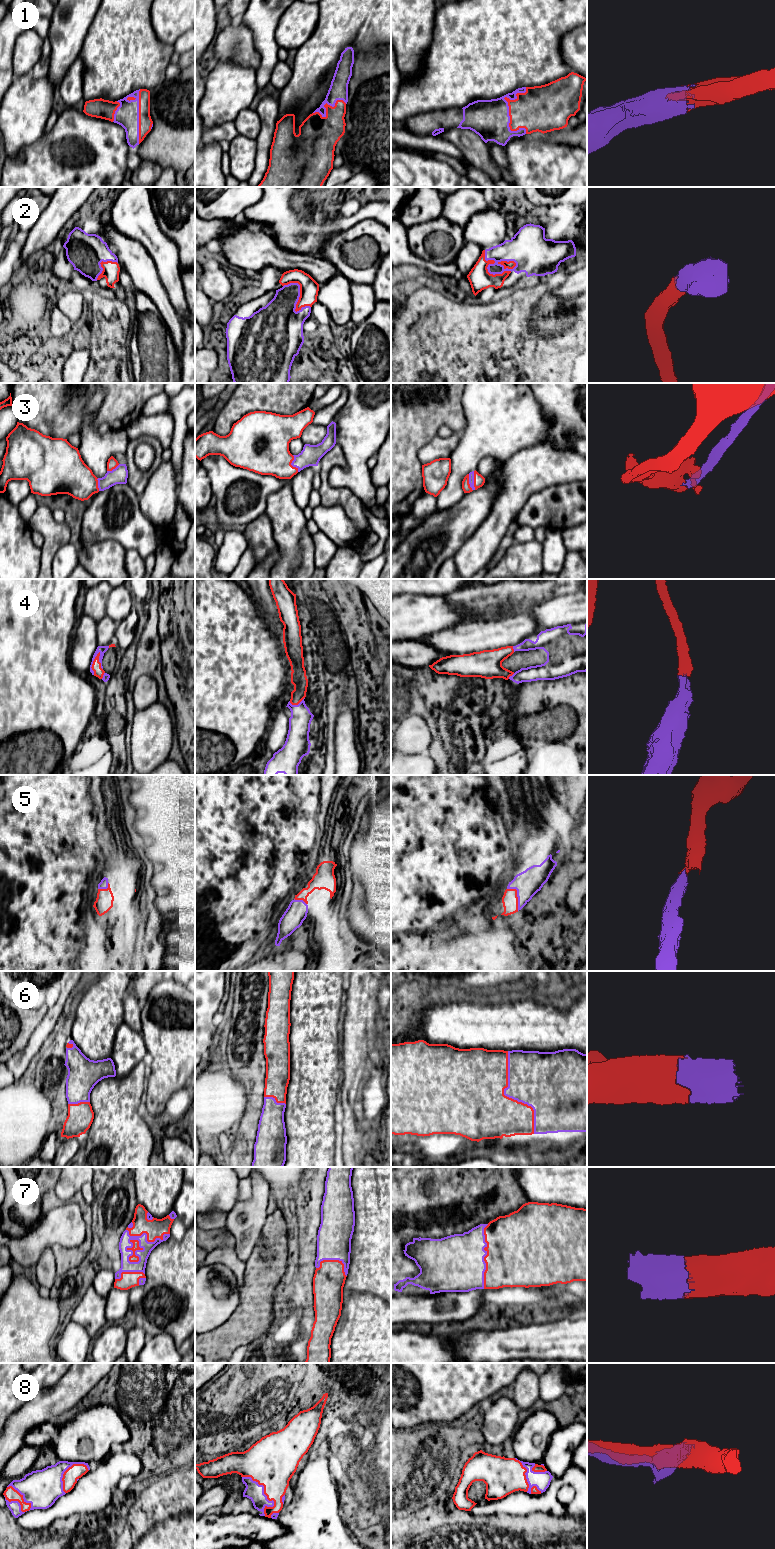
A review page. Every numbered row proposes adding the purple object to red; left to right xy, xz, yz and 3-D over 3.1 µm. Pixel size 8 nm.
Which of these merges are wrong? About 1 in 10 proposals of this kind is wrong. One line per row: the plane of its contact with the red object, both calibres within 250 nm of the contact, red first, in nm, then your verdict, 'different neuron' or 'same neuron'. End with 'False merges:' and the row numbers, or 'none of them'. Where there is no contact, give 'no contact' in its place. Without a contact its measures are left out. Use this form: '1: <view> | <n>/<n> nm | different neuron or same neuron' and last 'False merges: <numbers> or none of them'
1: yz | 340/320 nm | same neuron
2: yz | 170/180 nm | same neuron
3: xz | 400/160 nm | same neuron
4: xy | 80/60 nm | same neuron
5: yz | 130/200 nm | same neuron
6: yz | 460/420 nm | same neuron
7: xy | 60/100 nm | same neuron
8: xz | 380/140 nm | same neuron
False merges: none of them

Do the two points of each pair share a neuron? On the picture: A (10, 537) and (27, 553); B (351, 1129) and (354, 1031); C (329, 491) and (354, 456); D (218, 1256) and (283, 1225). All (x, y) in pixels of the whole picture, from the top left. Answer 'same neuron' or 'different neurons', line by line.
A: same neuron
B: same neuron
C: different neurons
D: different neurons

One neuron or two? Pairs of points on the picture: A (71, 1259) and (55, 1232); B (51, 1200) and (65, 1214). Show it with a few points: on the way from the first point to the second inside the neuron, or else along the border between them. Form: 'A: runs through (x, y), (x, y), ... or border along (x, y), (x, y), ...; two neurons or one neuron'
A: border along (82, 1242), (76, 1246), (64, 1247); two neurons
B: border along (63, 1203), (48, 1210), (39, 1220); two neurons

